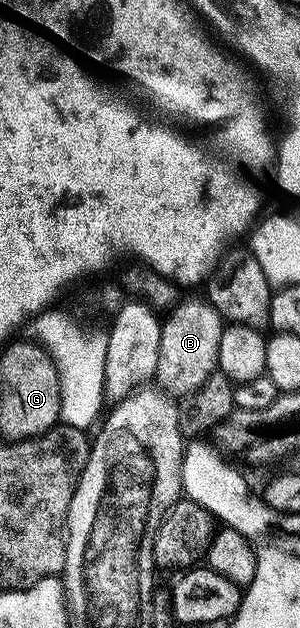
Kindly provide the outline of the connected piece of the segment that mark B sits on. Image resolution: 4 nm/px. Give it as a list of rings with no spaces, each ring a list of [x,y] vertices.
[[[182,298],[164,316],[161,325],[161,353],[155,376],[164,390],[177,397],[197,391],[218,370],[219,345],[227,323],[208,298]]]

